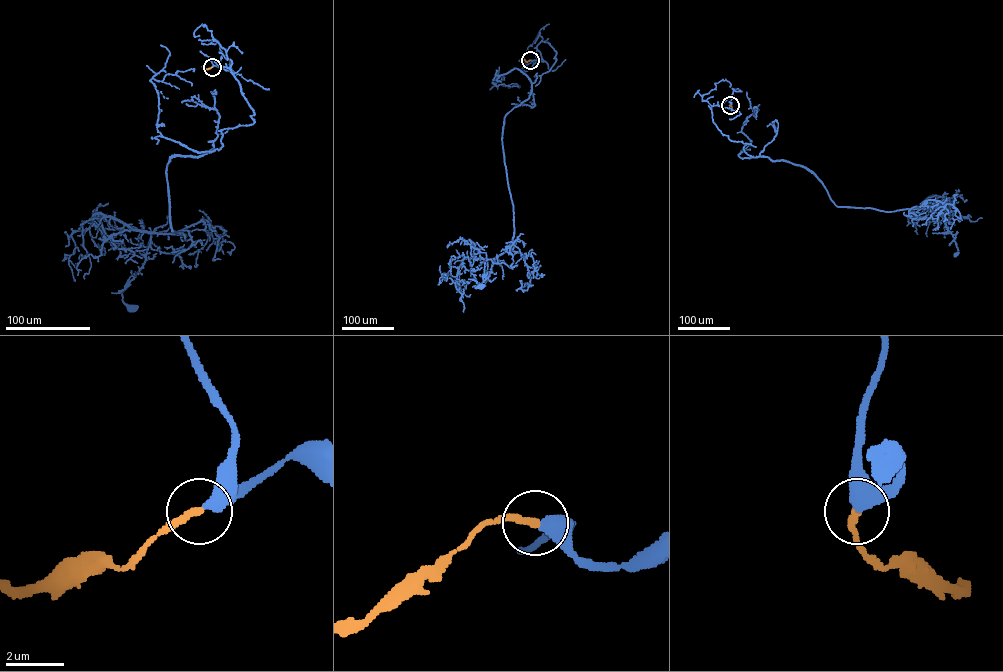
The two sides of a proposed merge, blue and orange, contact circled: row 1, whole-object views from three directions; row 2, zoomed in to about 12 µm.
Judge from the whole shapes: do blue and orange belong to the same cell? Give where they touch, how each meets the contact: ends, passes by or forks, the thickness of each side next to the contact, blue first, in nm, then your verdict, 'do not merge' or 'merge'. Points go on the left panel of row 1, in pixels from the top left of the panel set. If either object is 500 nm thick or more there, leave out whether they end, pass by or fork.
place (212, 67); calibres 500 and 280 nm; merge

